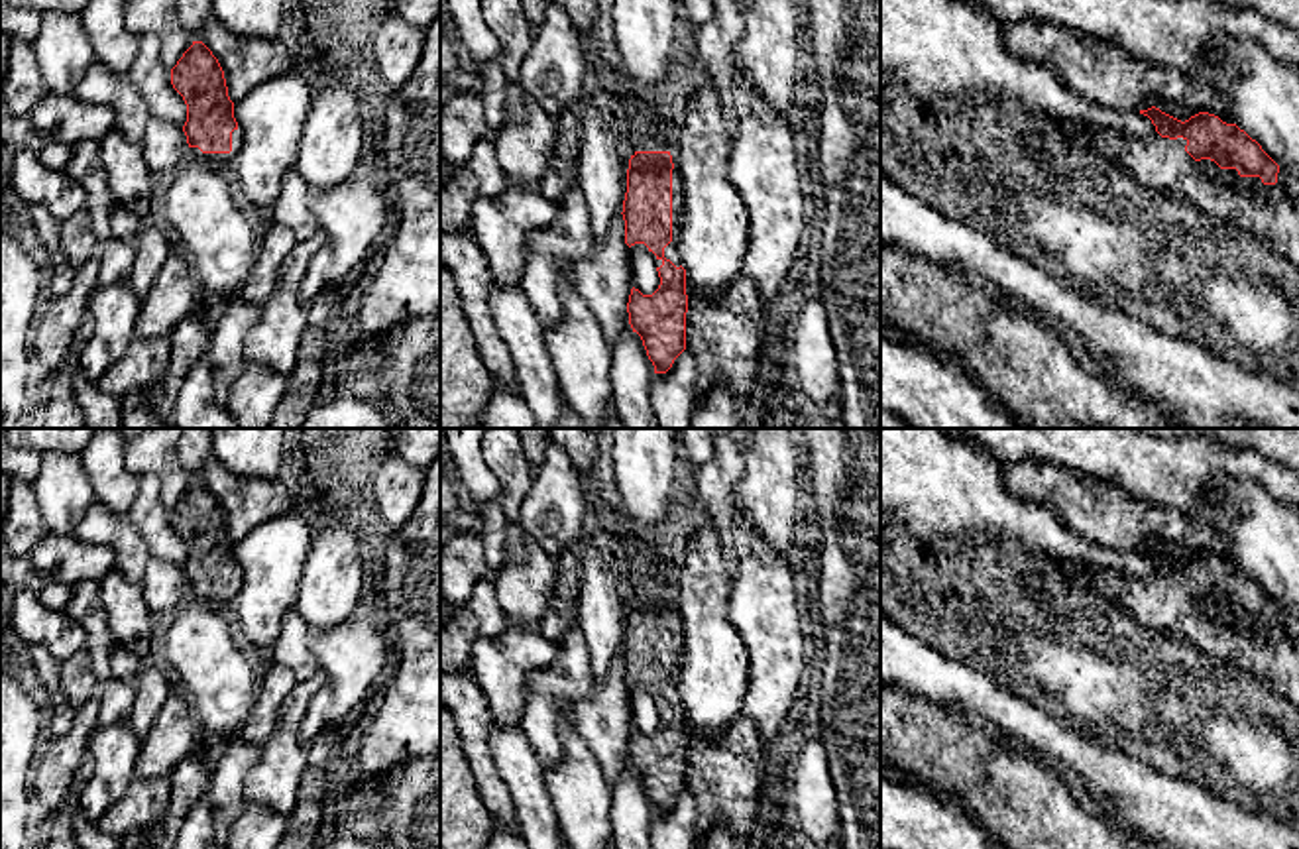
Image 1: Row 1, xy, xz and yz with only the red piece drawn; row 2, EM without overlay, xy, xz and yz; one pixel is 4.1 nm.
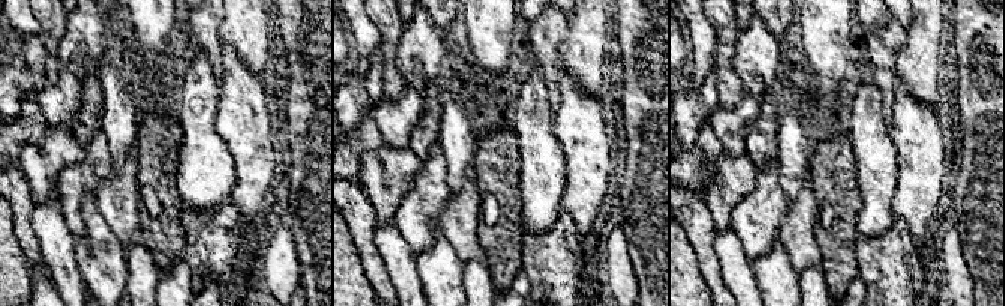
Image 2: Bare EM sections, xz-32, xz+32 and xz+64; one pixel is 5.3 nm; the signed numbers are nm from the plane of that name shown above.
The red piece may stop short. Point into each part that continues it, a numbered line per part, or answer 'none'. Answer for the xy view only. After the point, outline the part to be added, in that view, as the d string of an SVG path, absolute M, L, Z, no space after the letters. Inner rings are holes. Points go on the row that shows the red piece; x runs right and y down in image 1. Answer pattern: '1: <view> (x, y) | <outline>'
1: xy (223, 160) | M238 128L232 132L232 151L230 153L202 153L198 147L189 147L189 153L191 153L191 159L200 159L200 161L228 167L228 163L238 155L242 143L244 143L244 134Z

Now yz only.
1: yz (1270, 213) | M1069 124L1067 132L1120 163L1142 185L1177 195L1214 218L1242 228L1299 267L1299 197L1287 189L1281 171L1275 185L1264 185L1260 177L1240 177L1236 169L1220 169L1213 177L1185 151L1183 138L1169 140L1158 132L1136 138L1075 124Z

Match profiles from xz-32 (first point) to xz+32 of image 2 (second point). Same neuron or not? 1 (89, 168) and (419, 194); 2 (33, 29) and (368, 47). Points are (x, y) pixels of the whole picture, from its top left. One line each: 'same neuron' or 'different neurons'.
1: same neuron
2: same neuron

